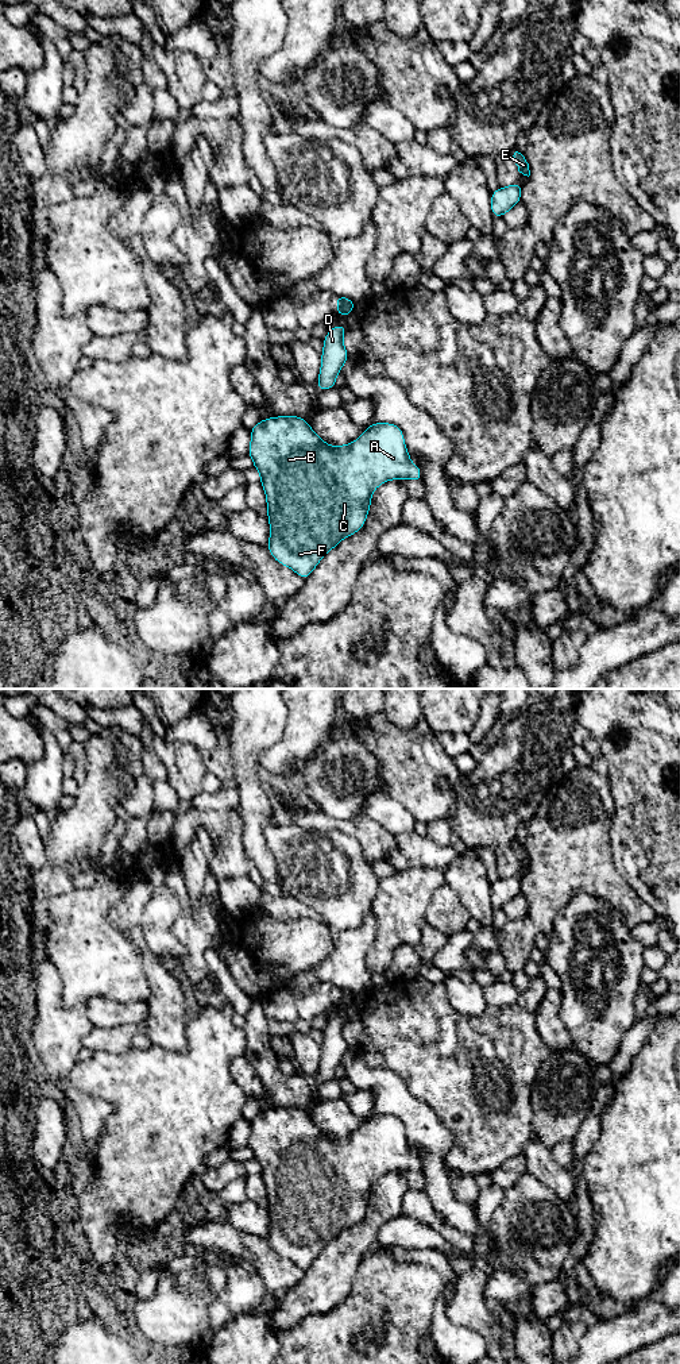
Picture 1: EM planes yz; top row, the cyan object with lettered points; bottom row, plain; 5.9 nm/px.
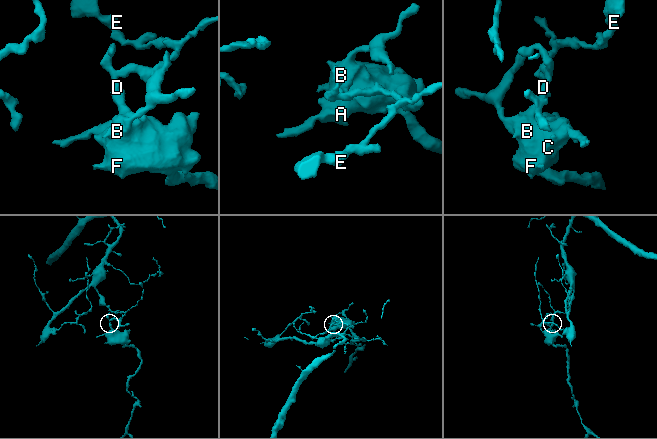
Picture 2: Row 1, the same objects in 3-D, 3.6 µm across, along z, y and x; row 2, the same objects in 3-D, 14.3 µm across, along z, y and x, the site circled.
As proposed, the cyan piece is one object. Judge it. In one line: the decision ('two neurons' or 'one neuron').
two neurons

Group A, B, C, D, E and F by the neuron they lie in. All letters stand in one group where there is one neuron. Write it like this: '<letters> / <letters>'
A B C D F / E

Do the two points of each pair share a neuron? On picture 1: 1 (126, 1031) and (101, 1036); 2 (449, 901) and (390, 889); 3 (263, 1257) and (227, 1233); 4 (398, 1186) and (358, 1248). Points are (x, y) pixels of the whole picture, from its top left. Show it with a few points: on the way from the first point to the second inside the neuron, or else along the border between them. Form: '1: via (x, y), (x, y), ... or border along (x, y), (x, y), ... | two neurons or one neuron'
1: via (120, 1036), (107, 1036) | one neuron
2: border along (444, 882), (431, 900), (427, 921) | two neurons
3: via (254, 1249), (242, 1241), (236, 1241) | one neuron
4: via (386, 1201), (381, 1213), (364, 1233) | one neuron

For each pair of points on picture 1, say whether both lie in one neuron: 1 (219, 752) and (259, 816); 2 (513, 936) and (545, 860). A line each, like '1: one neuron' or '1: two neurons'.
1: two neurons
2: one neuron

